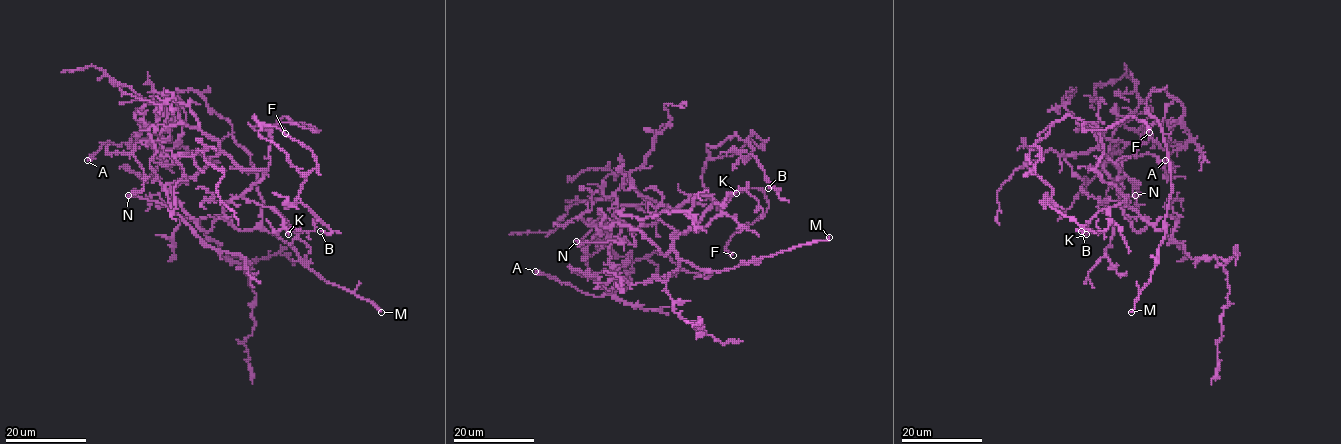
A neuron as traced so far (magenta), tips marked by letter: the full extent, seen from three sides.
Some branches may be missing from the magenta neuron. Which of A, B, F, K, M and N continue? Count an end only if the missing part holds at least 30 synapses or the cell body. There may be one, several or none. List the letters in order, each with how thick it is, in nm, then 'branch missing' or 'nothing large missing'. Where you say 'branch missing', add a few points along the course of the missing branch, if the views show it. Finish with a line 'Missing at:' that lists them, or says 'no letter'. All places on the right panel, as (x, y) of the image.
A: calibre 200 nm; nothing large missing
B: calibre 100 nm; nothing large missing
F: calibre 320 nm; nothing large missing
K: calibre 100 nm; nothing large missing
M: calibre 200 nm; branch missing
N: calibre 320 nm; nothing large missing
Missing at: M

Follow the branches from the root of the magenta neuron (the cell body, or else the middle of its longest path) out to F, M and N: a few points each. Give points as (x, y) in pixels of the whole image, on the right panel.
F: (1145, 221), (1097, 169), (1104, 151), (1099, 128), (1089, 121), (1081, 127), (1105, 129), (1133, 116), (1149, 132)
M: (1145, 221), (1157, 230), (1164, 229), (1165, 235), (1157, 251), (1156, 266), (1131, 312)
N: (1145, 221), (1127, 197), (1089, 170), (1103, 152), (1121, 177), (1138, 182), (1133, 189), (1138, 207), (1135, 195)

